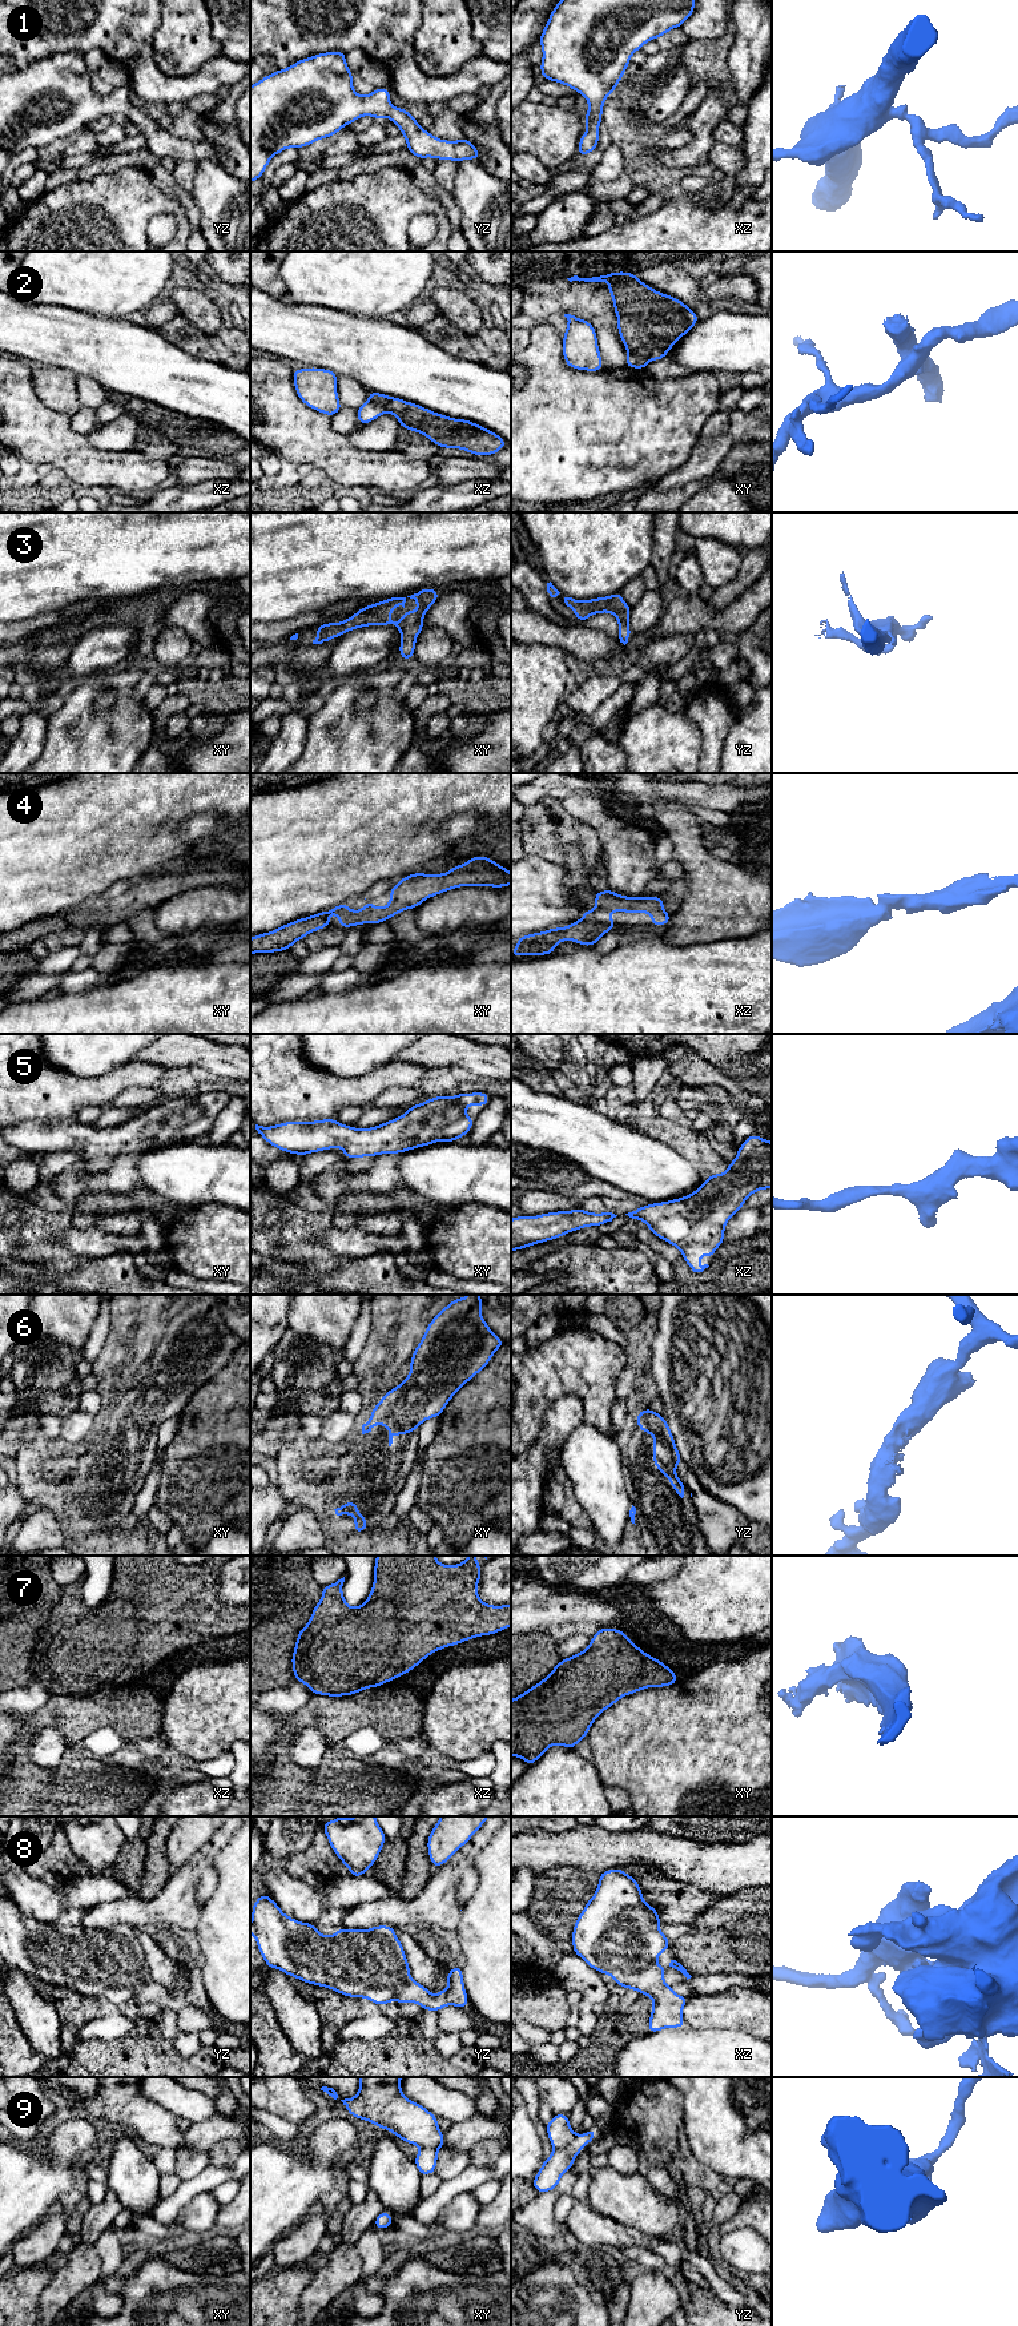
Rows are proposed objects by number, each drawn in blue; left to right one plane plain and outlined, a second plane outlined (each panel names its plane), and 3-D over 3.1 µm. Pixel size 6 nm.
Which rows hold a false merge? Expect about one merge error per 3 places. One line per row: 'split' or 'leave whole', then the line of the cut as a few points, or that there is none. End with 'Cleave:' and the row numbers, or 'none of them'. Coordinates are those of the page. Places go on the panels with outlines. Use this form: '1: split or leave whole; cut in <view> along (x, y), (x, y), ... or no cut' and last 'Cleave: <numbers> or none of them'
1: leave whole; no cut
2: split; cut in xy along (628, 351), (643, 355), (648, 361)
3: split; cut in xy along (401, 631), (414, 642)
4: leave whole; no cut
5: leave whole; no cut
6: leave whole; no cut
7: leave whole; no cut
8: split; cut in xz along (654, 1962), (631, 1972), (610, 1975)
9: split; cut in yz along (576, 2136), (567, 2145), (555, 2151)
Cleave: 2, 3, 8, 9

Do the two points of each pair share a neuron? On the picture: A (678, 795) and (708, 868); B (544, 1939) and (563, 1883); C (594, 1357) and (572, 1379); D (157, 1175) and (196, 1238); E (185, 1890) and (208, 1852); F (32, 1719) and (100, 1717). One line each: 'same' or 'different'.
A: different
B: different
C: same
D: different
E: same
F: same

